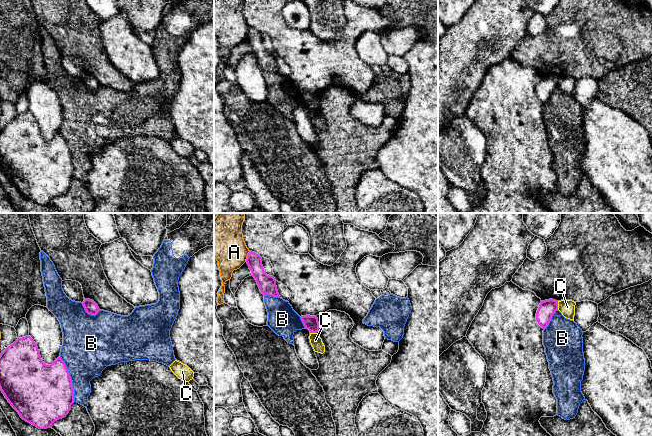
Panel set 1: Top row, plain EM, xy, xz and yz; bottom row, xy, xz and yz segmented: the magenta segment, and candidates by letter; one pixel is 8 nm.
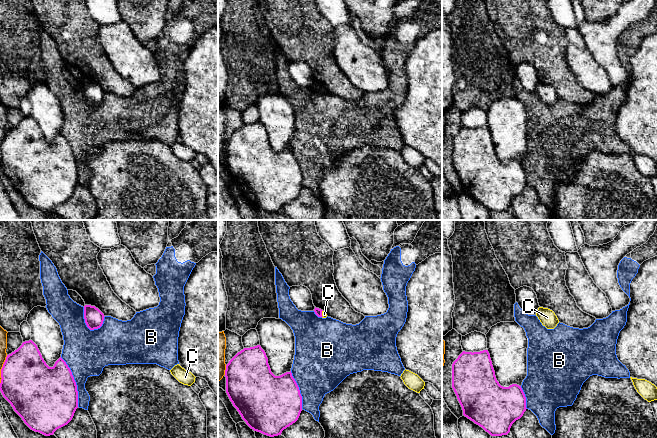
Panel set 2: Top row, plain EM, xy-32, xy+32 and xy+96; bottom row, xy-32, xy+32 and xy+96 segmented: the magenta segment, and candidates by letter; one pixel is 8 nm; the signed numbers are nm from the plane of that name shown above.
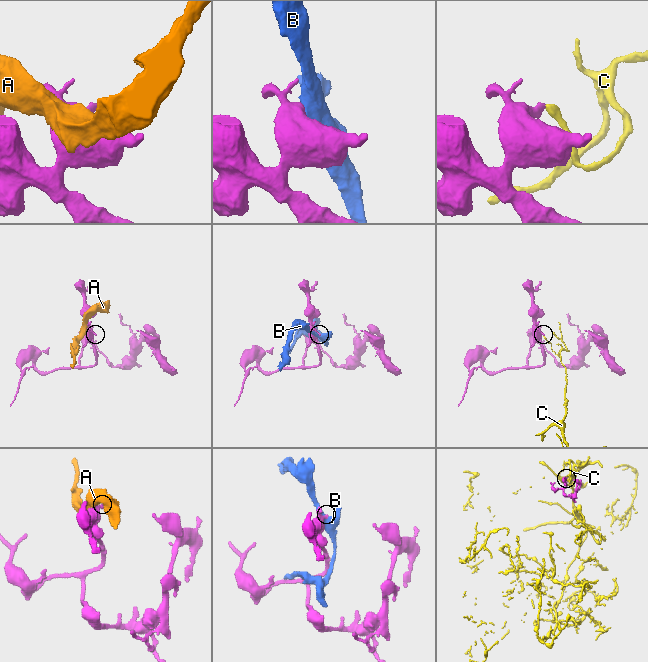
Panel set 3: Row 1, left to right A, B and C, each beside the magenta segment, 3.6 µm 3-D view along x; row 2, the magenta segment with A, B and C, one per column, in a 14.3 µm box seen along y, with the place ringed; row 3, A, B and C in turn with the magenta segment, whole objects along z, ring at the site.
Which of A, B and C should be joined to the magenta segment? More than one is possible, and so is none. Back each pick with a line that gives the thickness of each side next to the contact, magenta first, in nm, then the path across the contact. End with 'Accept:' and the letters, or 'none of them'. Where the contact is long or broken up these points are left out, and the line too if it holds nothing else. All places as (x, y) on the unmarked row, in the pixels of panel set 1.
Accept: none of them

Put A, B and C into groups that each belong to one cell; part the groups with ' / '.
A / B / C

